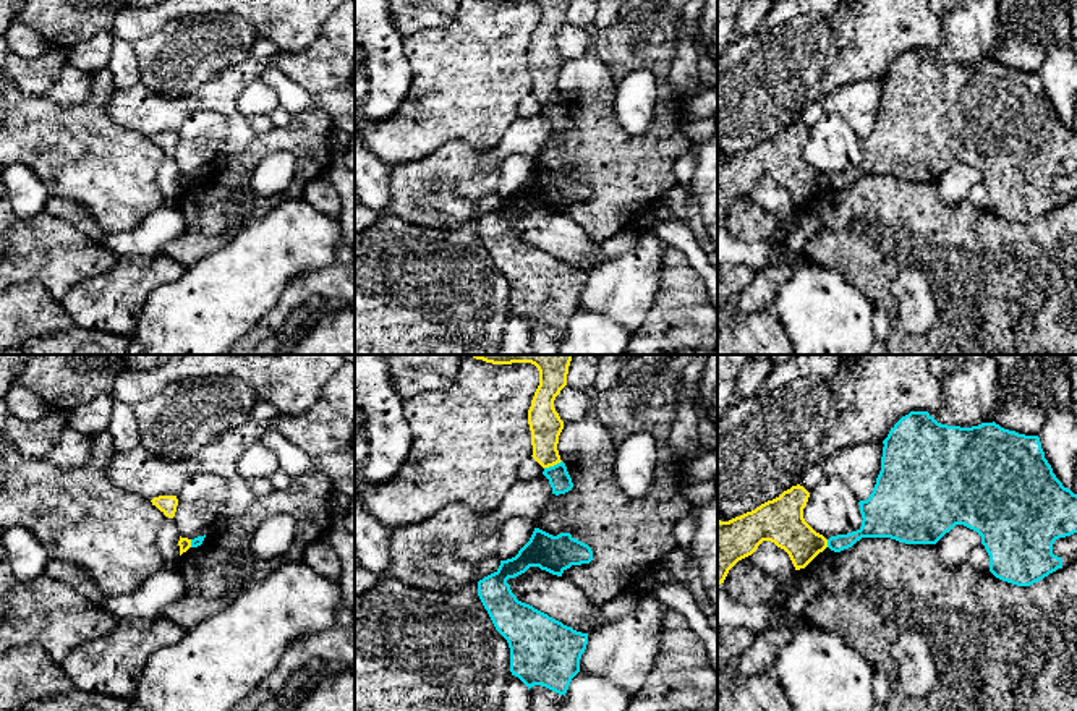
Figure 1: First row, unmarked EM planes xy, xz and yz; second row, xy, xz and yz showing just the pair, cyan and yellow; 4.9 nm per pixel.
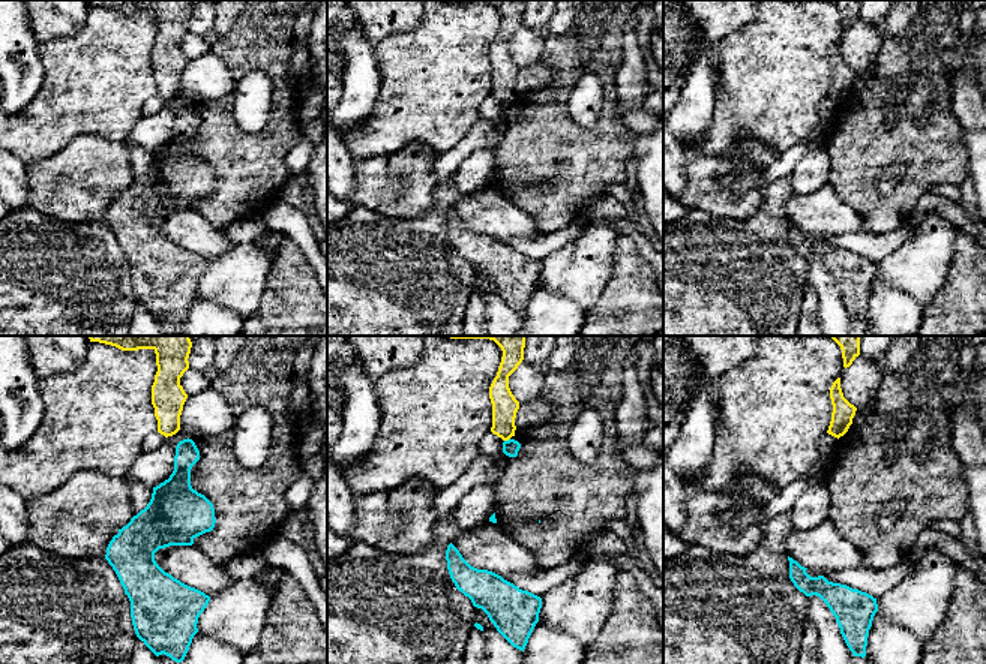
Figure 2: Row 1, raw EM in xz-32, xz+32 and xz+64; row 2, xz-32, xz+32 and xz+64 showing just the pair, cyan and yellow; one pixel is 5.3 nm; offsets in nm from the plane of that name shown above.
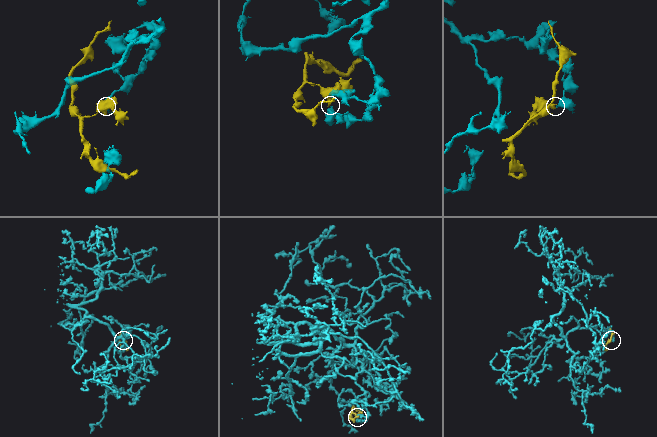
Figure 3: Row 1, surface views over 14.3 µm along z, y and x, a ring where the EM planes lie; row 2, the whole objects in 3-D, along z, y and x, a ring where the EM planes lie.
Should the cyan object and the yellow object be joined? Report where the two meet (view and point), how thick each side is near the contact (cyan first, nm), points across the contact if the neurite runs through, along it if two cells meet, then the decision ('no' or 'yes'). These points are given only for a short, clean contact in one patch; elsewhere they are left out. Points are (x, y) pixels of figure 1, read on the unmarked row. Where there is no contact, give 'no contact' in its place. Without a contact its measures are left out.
xz (554, 102) | 110/160 nm | along xz (561, 97), (544, 106) | no

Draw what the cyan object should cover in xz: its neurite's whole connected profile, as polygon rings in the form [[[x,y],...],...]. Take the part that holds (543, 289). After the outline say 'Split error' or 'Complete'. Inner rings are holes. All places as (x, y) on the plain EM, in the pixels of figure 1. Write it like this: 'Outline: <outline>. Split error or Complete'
Outline: [[[534,165],[515,194],[500,198],[494,211],[478,219],[483,243],[496,267],[509,280],[510,309],[528,327],[541,322],[565,334],[572,316],[580,309],[588,270],[577,269],[518,238],[507,217],[525,211],[530,204],[562,214],[572,202],[591,198],[591,185],[570,170],[552,173]]]. Complete

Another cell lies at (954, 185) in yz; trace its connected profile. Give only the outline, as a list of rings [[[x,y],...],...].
[[[956,162],[938,180],[938,189],[941,201],[946,204],[956,204],[968,198],[970,189],[981,181],[981,173],[964,164]]]

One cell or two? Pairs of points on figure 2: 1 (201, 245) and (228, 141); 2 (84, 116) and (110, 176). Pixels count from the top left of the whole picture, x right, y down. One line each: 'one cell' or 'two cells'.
1: two cells
2: two cells

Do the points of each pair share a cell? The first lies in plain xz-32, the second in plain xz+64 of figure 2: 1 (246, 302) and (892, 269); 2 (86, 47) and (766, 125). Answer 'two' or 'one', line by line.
1: one
2: one

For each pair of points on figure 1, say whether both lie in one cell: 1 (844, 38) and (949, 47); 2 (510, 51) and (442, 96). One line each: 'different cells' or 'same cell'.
1: different cells
2: same cell

